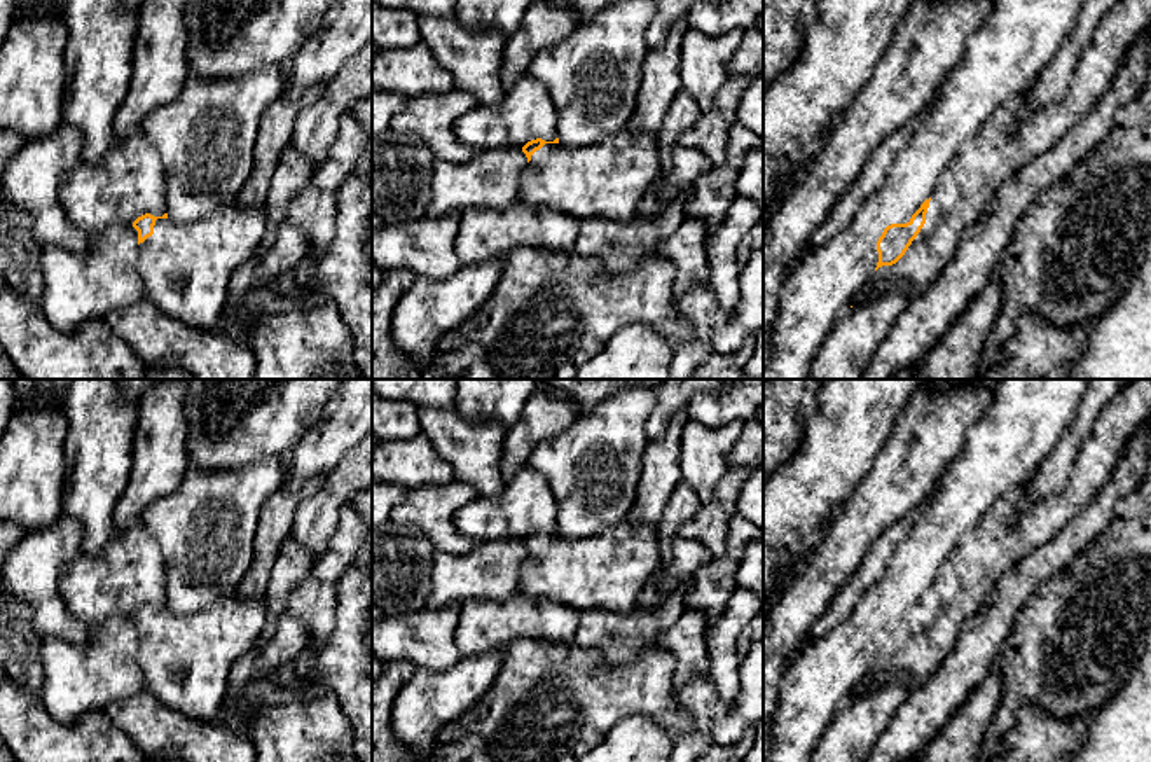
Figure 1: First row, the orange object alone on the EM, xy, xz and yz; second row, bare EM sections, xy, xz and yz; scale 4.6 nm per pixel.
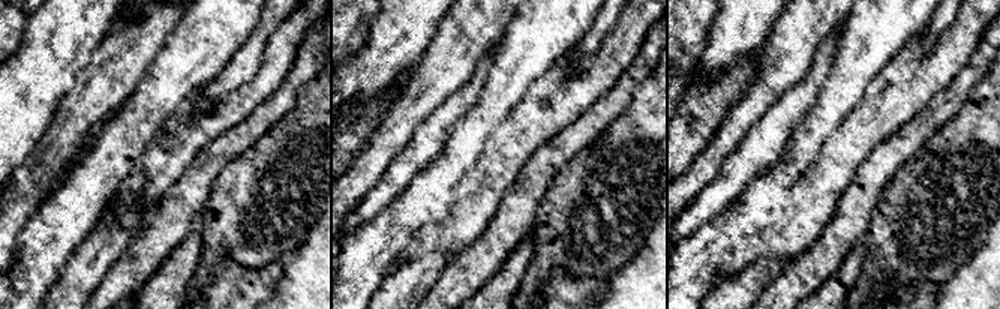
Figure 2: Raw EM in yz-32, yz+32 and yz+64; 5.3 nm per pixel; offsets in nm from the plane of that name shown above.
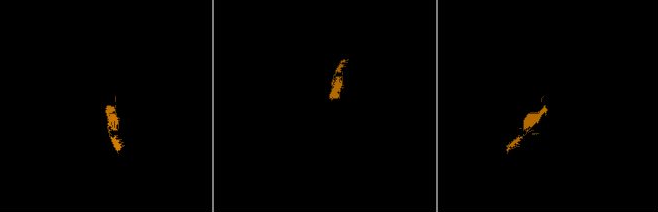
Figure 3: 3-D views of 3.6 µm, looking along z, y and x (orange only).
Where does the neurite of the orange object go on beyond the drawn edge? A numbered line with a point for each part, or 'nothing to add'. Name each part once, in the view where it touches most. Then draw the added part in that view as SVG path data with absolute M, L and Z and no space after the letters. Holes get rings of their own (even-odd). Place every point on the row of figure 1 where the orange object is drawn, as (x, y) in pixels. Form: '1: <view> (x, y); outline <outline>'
1: yz (1013, 137); outline M1120 0L1097 28L1093 40L1079 56L1079 63L1065 96L1039 110L1027 110L1027 91L1003 105L982 129L961 149L945 170L931 196L926 224L905 255L893 266L879 267L854 297L852 306L880 294L896 294L905 285L912 295L926 292L952 260L962 234L971 227L996 190L1030 161L1051 150L1106 94L1134 38L1151 24L1151 0Z

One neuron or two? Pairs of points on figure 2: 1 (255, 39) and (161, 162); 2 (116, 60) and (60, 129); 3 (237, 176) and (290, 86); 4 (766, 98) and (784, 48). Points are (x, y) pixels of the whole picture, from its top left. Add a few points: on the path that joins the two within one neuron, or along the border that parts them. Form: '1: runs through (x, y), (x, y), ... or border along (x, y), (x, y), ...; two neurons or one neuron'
1: border along (231, 90), (209, 110), (197, 110), (194, 107); two neurons
2: runs through (111, 77), (77, 113); one neuron
3: border along (282, 117), (251, 147), (228, 162); two neurons
4: runs through (769, 86), (784, 60); one neuron

